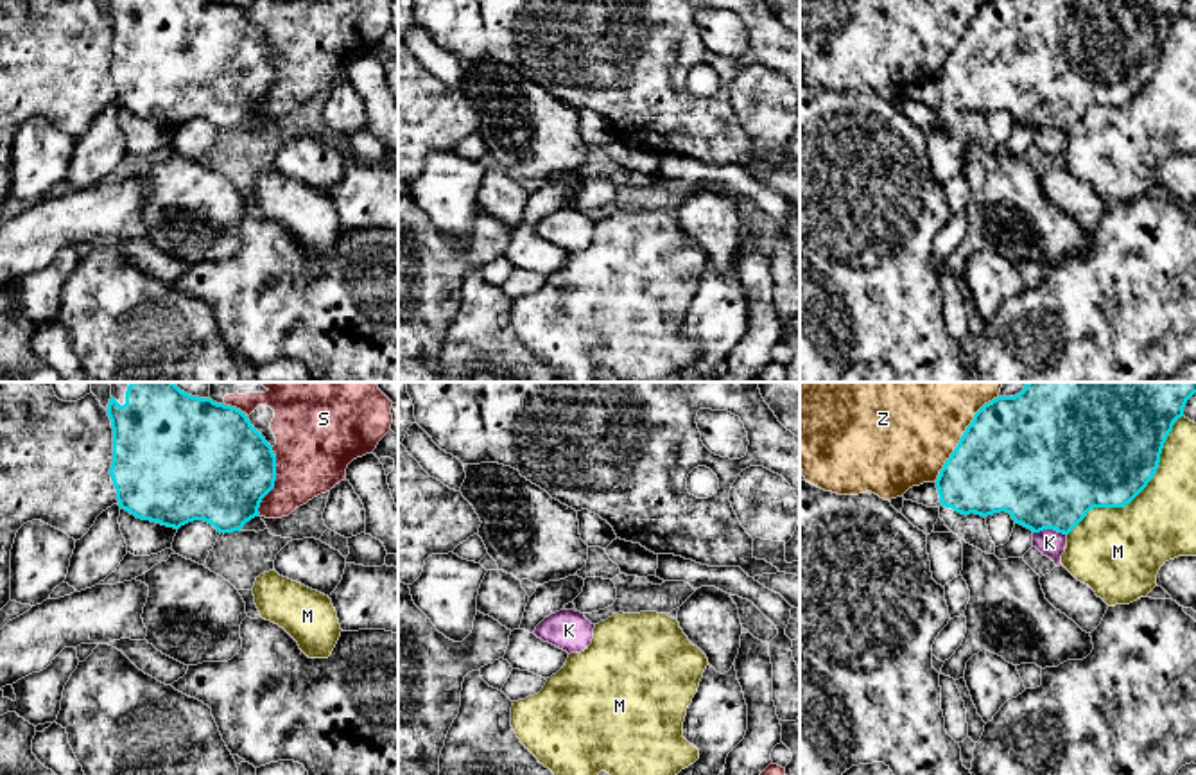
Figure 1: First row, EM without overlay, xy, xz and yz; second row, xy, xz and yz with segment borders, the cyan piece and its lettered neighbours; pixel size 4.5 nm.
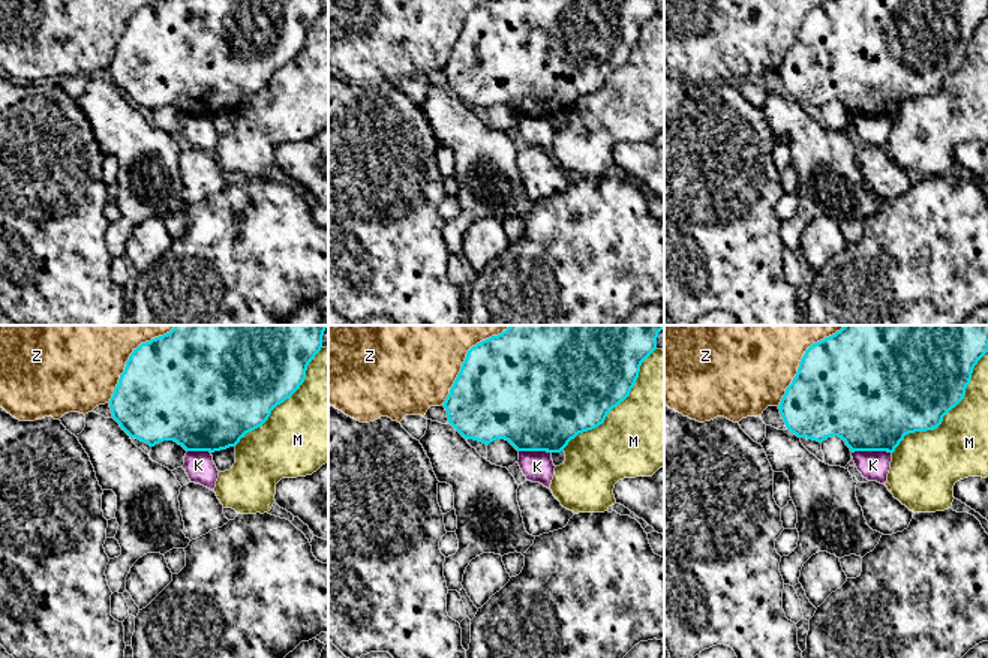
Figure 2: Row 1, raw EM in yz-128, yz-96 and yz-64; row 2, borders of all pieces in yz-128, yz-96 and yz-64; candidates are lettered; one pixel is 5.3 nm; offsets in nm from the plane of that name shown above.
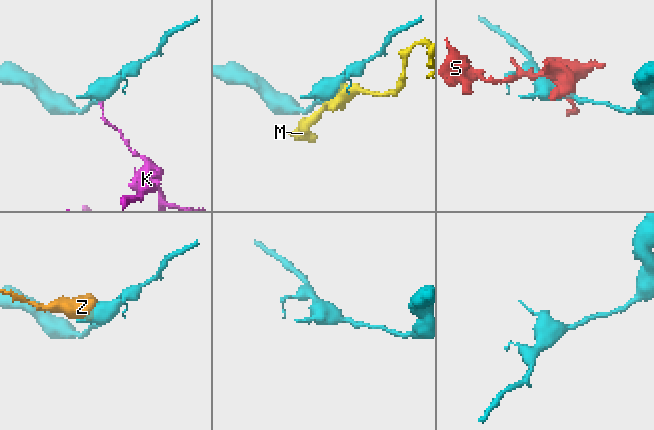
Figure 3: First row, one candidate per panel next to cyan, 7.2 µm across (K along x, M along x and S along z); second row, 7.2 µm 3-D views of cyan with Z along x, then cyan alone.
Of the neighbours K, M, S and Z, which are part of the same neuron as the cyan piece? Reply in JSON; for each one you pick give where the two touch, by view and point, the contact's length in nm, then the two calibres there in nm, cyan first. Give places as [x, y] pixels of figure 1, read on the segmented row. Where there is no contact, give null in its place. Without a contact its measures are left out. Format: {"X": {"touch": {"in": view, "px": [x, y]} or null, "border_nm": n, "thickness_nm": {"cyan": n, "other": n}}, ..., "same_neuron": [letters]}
{"same_neuron": []}

